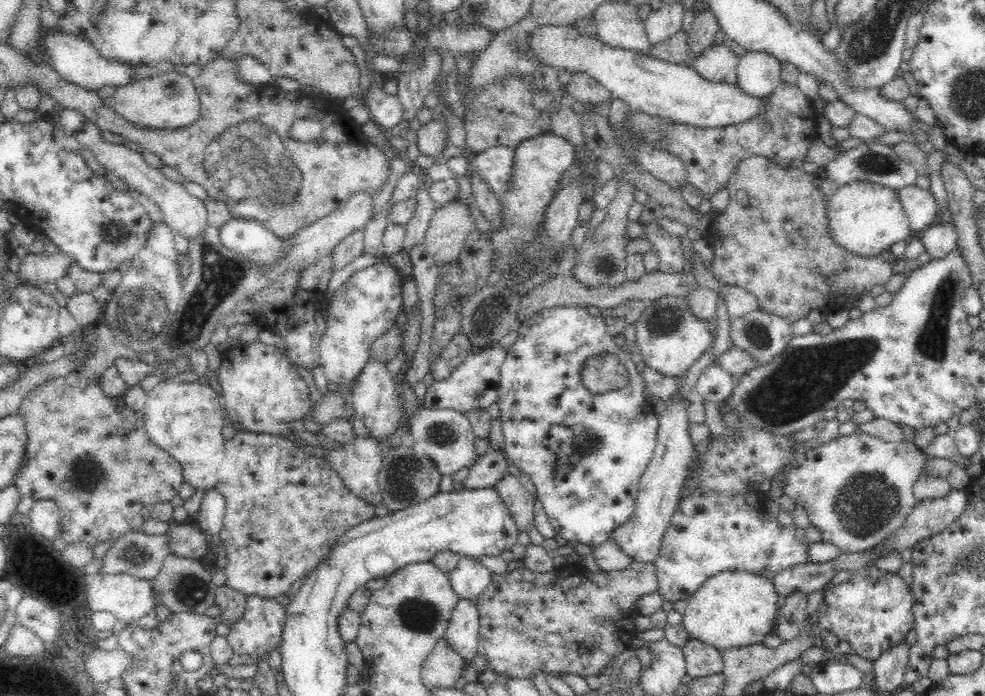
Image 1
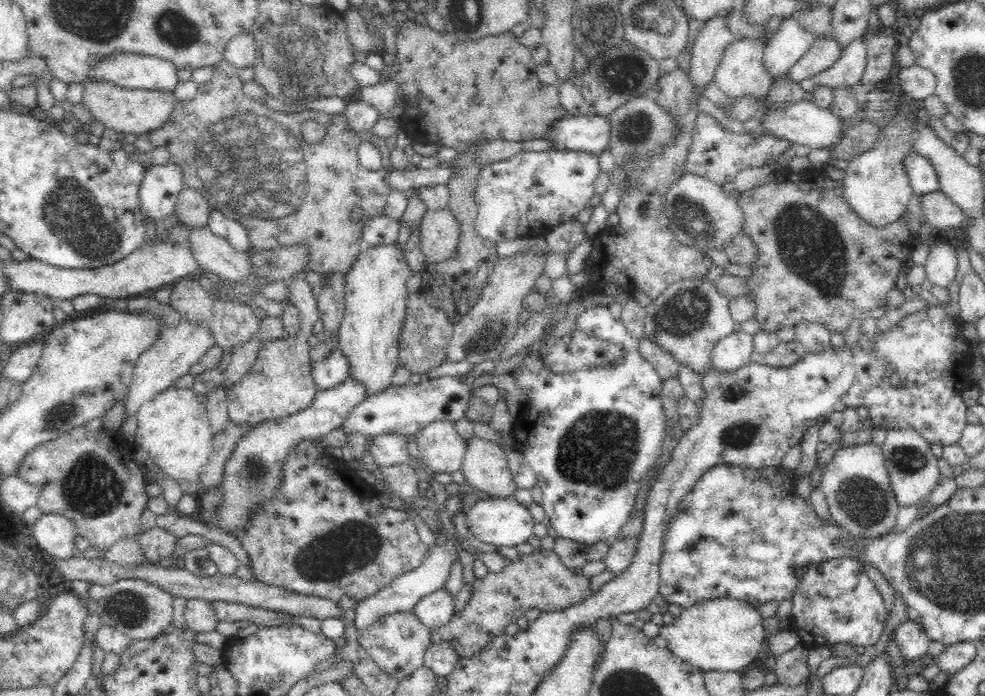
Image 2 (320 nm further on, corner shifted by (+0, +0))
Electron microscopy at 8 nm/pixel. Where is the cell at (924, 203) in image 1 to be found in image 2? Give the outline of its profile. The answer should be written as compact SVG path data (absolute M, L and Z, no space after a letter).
M942 191L929 192L922 198L922 212L933 228L965 230L967 216Z

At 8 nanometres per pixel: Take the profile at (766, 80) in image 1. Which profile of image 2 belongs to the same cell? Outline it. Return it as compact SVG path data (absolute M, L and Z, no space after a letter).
M793 16L784 19L774 36L766 42L763 56L766 70L773 77L788 72L790 66L811 50L818 37L820 35L804 30Z

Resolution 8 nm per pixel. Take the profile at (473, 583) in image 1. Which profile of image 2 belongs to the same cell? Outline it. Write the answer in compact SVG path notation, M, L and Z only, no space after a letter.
M444 587L420 598L416 602L416 606L412 608L412 613L420 623L430 630L444 626L452 615L456 614L452 607L452 596Z

